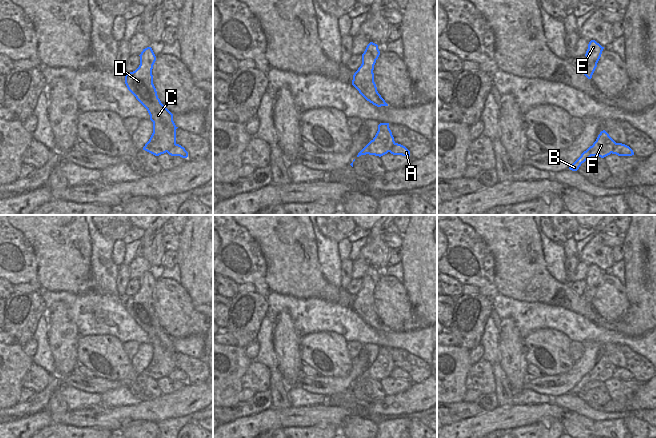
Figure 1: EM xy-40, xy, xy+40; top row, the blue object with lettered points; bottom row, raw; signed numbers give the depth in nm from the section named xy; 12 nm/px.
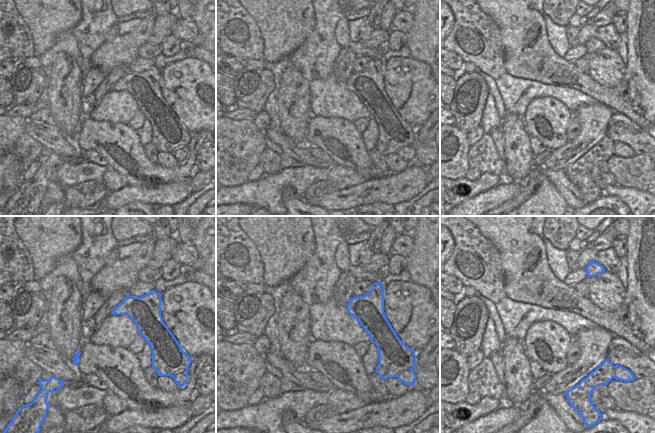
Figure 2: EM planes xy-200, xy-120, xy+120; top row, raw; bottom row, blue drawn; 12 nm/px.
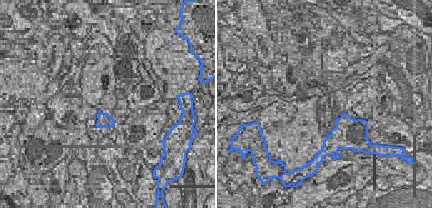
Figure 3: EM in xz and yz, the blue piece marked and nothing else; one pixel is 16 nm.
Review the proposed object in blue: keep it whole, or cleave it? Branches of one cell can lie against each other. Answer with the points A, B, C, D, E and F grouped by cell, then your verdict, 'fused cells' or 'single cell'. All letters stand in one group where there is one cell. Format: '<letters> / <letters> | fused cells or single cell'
A / B C D E F | fused cells

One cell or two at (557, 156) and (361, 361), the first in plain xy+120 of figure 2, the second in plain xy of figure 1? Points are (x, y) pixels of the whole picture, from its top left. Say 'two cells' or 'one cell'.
one cell

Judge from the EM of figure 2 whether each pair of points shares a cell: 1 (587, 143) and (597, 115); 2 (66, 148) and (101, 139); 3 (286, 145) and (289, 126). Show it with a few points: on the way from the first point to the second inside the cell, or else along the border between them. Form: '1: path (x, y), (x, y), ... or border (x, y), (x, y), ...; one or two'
1: path (589, 136), (593, 130), (593, 122); one
2: border (75, 142), (80, 150); two
3: border (281, 129), (297, 144); two

